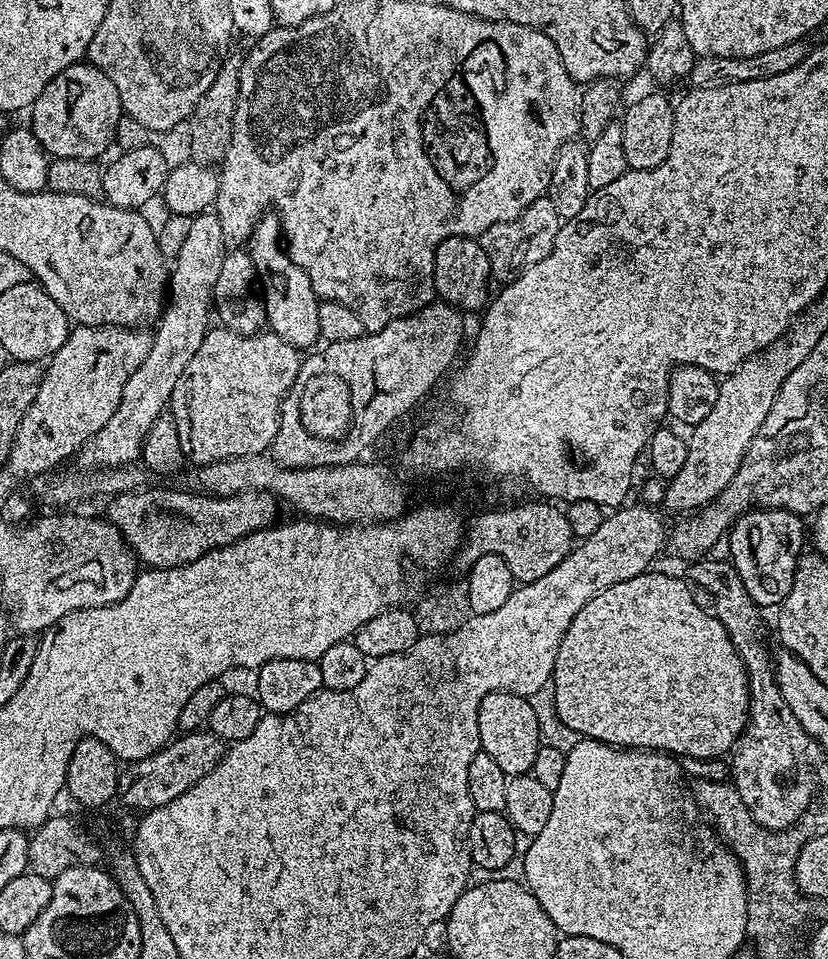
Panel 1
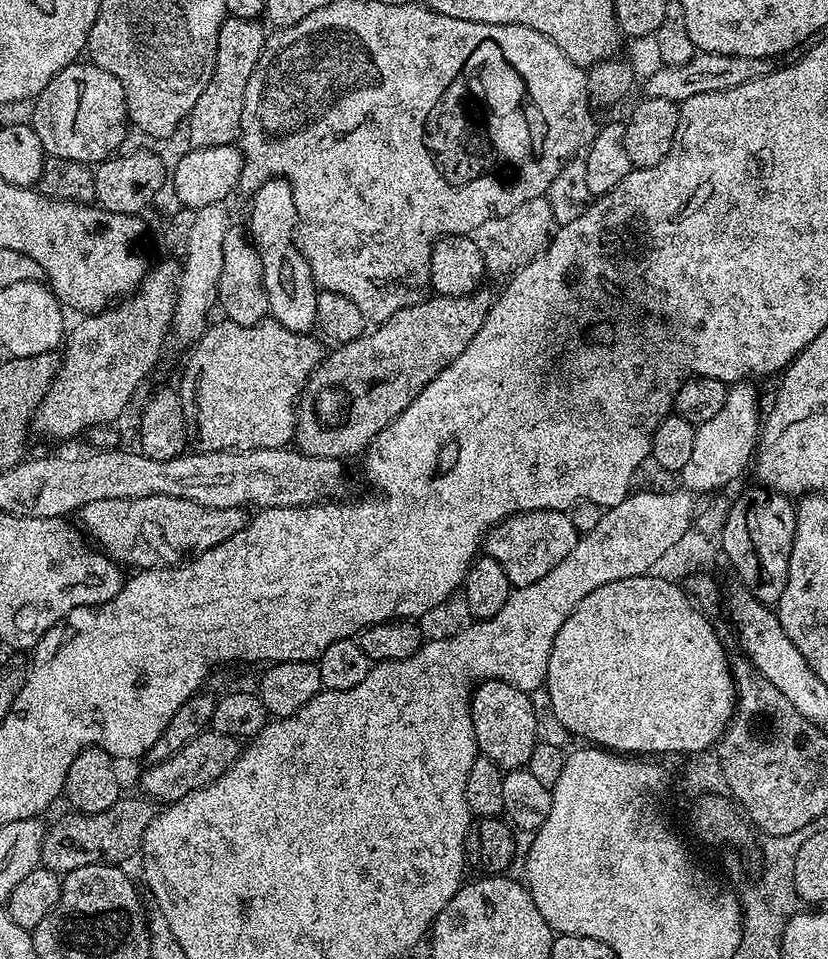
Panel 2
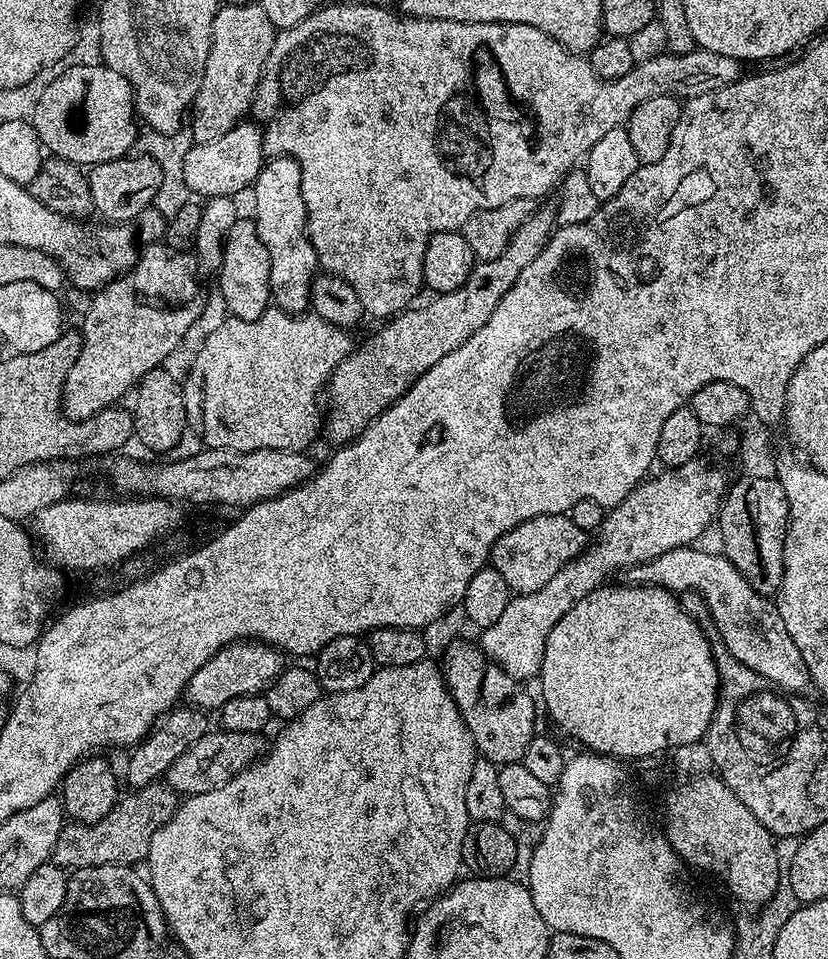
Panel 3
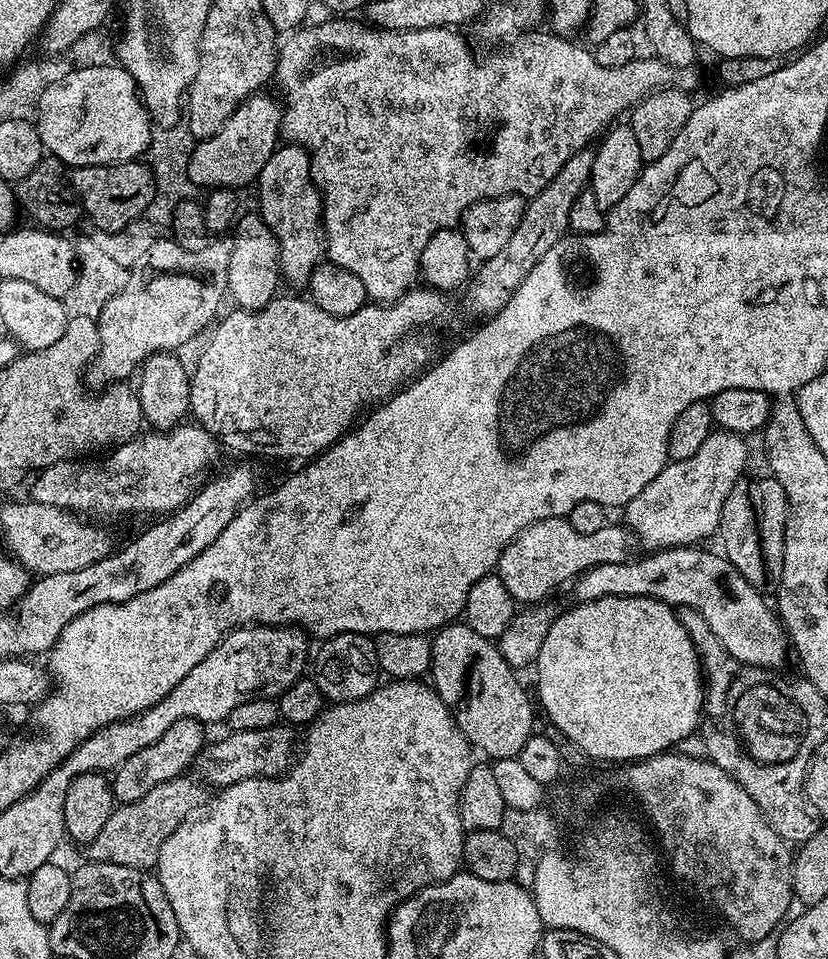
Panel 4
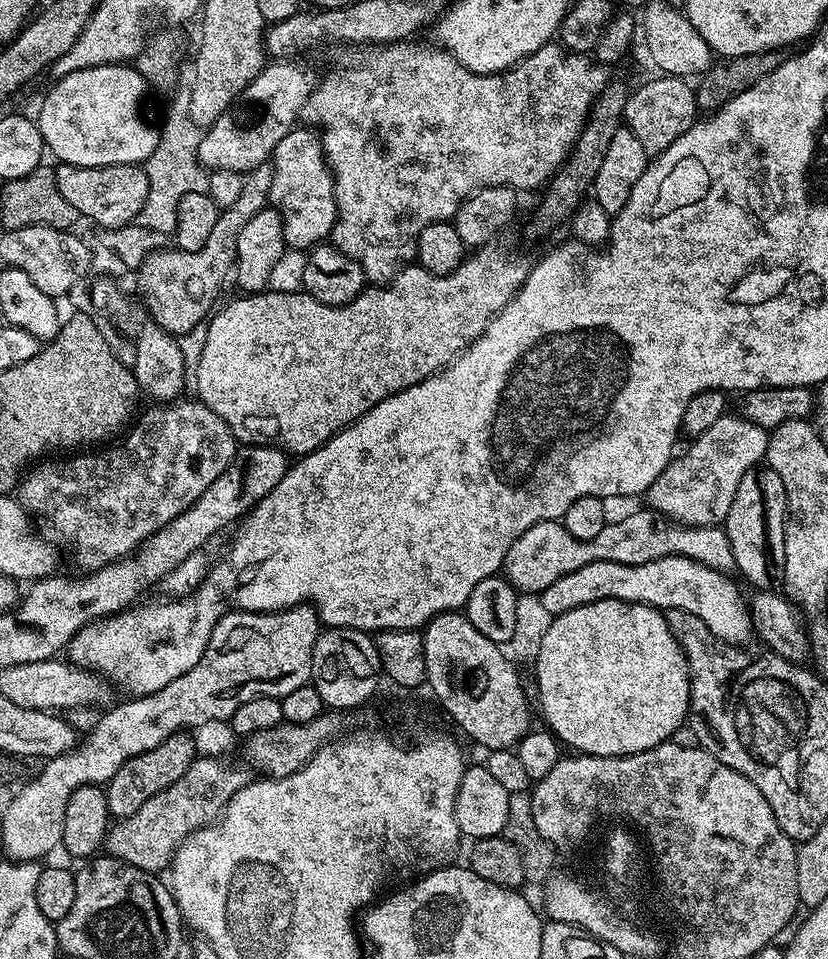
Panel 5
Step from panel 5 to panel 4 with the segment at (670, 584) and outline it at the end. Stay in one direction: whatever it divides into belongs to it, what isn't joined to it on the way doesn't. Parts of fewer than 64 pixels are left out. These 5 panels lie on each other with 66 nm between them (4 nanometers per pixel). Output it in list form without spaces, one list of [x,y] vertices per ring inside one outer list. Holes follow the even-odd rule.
[[[685,546],[683,548],[662,548],[653,551],[651,554],[644,554],[639,558],[633,558],[626,562],[614,562],[613,564],[599,564],[577,576],[574,581],[576,587],[576,600],[597,600],[603,596],[649,596],[655,600],[662,600],[666,604],[675,606],[677,609],[693,608],[706,618],[706,626],[726,646],[738,662],[749,664],[752,668],[761,670],[780,670],[784,659],[790,656],[790,641],[785,635],[784,625],[781,624],[779,615],[774,611],[773,605],[768,604],[765,597],[723,555],[715,556],[712,552],[703,552],[700,546]]]

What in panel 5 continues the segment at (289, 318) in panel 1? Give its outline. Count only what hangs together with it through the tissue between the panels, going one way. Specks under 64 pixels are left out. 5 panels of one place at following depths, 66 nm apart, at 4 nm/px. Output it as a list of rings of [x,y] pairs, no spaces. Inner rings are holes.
[[[308,126],[293,128],[286,138],[282,138],[282,142],[278,142],[270,163],[274,182],[270,182],[268,198],[271,207],[280,211],[285,245],[289,249],[308,250],[327,241],[336,224],[336,187],[324,158],[324,146],[320,143],[319,135]]]

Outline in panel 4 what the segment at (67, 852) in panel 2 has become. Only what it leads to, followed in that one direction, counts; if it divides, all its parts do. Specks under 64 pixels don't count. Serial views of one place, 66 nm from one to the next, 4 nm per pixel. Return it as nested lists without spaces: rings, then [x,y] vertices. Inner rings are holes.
[[[184,776],[167,780],[162,782],[162,786],[154,786],[150,794],[138,798],[138,802],[113,807],[110,818],[106,818],[106,826],[102,826],[102,834],[86,844],[87,859],[98,864],[155,869],[162,842],[166,842],[166,838],[170,838],[170,834],[189,819],[192,796],[188,793],[186,781]]]

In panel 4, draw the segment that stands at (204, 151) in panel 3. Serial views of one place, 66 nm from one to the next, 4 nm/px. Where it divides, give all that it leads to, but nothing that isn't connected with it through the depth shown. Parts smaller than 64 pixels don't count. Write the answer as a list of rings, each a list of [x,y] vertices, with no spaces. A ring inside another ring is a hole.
[[[253,94],[236,107],[234,114],[226,118],[222,130],[210,138],[199,141],[188,157],[188,179],[193,185],[214,188],[239,189],[239,184],[248,184],[259,177],[262,166],[278,147],[281,139],[280,117],[282,104],[275,95]]]

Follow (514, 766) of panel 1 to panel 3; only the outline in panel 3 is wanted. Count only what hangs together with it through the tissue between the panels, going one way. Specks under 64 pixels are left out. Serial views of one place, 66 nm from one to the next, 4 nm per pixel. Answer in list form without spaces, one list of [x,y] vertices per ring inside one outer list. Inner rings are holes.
[[[456,640],[449,646],[448,657],[442,660],[442,664],[448,691],[451,692],[474,738],[477,753],[497,766],[521,763],[526,754],[526,746],[530,746],[533,736],[538,732],[535,728],[534,703],[527,694],[525,685],[510,674],[506,674],[506,670],[502,670],[497,664],[489,662],[475,643],[467,644],[464,640]]]

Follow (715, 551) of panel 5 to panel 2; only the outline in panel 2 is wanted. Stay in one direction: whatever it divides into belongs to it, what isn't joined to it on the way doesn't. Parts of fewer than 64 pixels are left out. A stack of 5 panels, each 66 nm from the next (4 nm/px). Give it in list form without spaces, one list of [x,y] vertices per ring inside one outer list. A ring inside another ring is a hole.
[[[567,511],[517,512],[488,530],[482,541],[482,552],[506,570],[506,578],[512,585],[521,588],[538,582],[538,578],[546,578],[546,574],[550,574],[550,570],[554,570],[570,550],[574,550],[577,539],[576,527]]]

